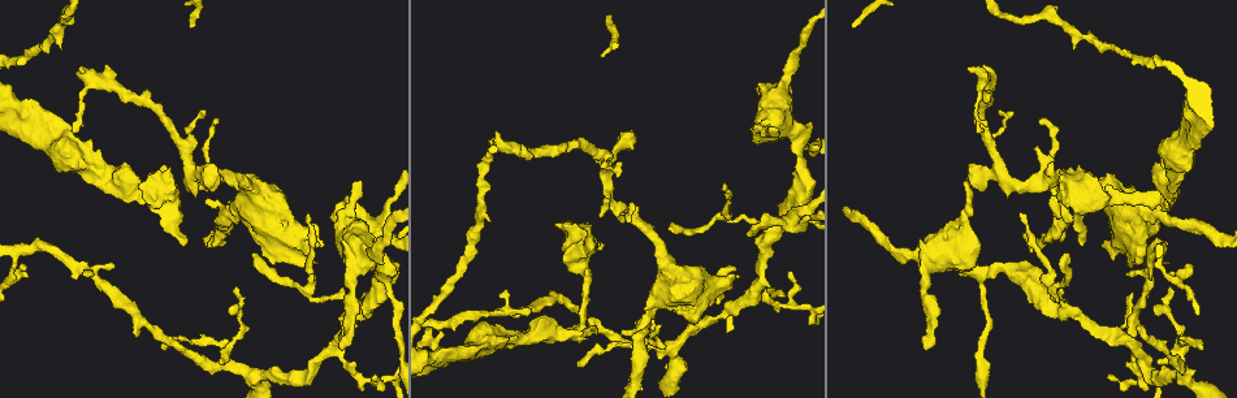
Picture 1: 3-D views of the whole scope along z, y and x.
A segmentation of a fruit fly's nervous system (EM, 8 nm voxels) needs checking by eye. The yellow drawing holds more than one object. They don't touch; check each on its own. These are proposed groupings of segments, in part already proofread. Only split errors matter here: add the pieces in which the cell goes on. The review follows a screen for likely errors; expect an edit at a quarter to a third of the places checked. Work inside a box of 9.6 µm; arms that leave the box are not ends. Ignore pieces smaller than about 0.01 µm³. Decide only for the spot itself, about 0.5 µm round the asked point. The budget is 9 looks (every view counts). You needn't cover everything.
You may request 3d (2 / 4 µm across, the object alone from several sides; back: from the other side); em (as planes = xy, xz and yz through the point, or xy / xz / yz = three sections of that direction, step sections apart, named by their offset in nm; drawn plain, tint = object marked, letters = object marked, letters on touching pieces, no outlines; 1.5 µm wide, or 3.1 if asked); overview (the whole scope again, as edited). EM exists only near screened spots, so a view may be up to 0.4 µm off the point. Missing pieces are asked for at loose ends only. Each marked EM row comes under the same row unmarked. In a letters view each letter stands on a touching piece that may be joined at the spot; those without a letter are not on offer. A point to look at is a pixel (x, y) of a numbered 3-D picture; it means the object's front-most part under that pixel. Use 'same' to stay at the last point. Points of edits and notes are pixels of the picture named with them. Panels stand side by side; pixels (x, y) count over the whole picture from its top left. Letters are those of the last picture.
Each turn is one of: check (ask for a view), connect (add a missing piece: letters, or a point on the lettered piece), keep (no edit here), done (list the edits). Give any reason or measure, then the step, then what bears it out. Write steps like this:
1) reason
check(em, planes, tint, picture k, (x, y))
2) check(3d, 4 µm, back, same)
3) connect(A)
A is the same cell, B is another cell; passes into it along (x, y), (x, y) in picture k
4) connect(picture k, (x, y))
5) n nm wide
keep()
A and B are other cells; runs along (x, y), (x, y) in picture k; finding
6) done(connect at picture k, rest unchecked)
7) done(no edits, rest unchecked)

an open end
check(3d, 2 µm, picture 1, (749, 233))

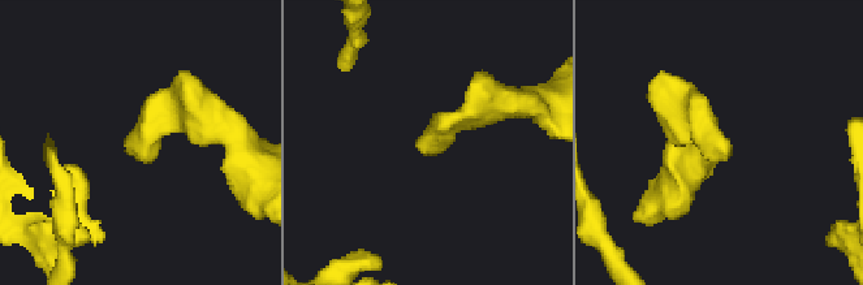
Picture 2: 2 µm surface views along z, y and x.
need the tissue
check(em, planes, letters, picture 2, (422, 153))

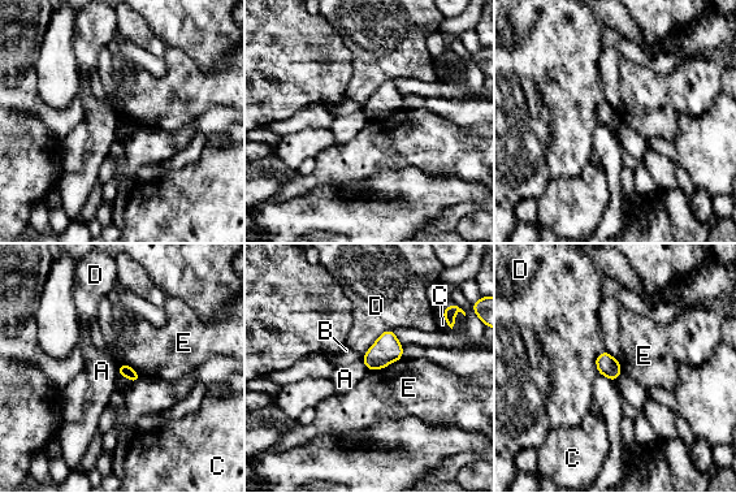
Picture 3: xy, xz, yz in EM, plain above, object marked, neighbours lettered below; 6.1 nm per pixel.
keep()
A, B, C, D and E are other cells; no lettered piece goes on from it

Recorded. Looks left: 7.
an open end
check(em, planes, letters, picture 1, (983, 188))

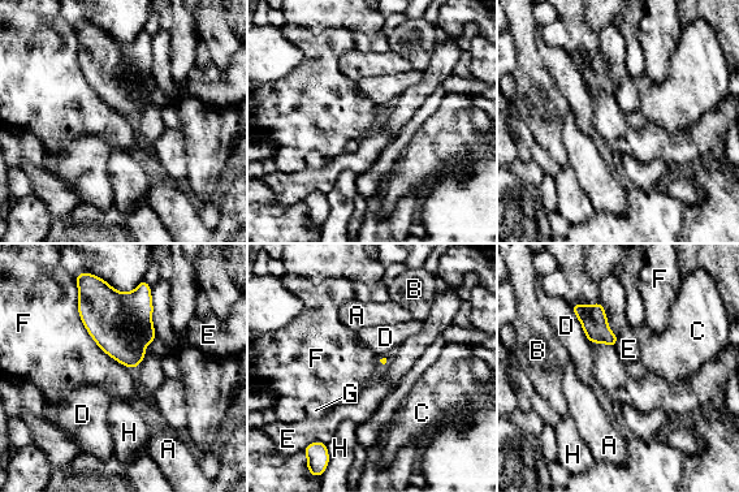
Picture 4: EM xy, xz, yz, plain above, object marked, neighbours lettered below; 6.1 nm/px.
keep()
A, B, C, D, E, F, G and H are other cells; none of them fits

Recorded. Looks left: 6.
thin end
check(3d, 2 µm, picture 1, (1187, 265))

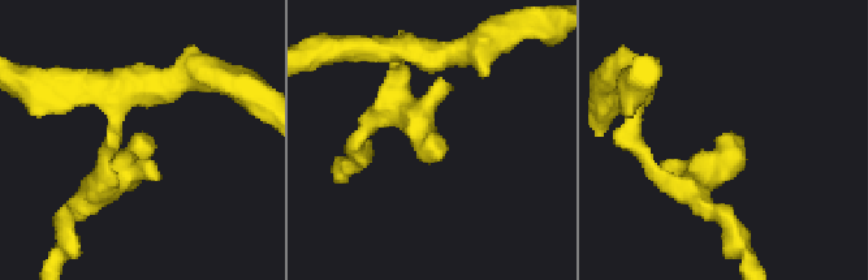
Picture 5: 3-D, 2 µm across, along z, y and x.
check(em, xz, step 8, tint, picture 5, (438, 148))

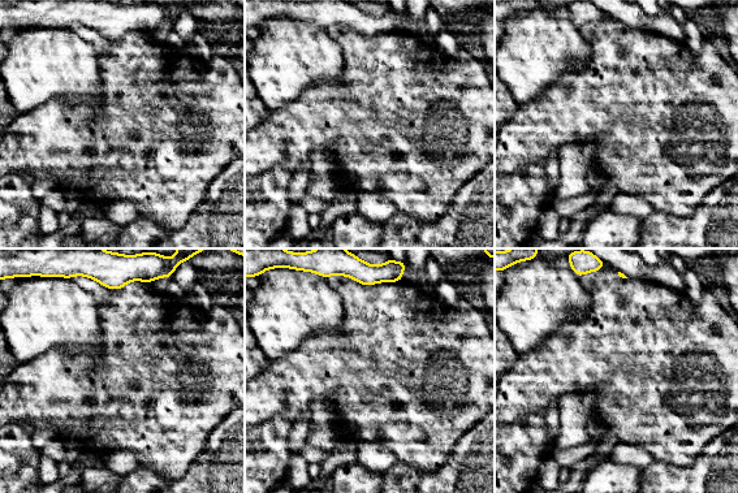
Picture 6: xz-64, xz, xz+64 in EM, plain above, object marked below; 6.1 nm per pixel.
check(em, planes, letters, same)

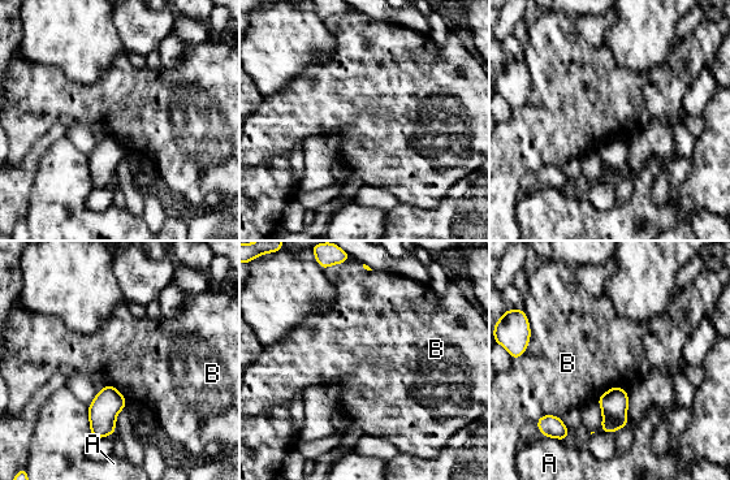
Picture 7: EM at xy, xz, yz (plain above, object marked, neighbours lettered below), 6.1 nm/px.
keep()
A and B are other cells; border along (560, 416), (541, 415), (535, 420) in picture 7; none of them fits

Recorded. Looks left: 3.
tapers out
check(3d, 4 µm, picture 1, (789, 272))

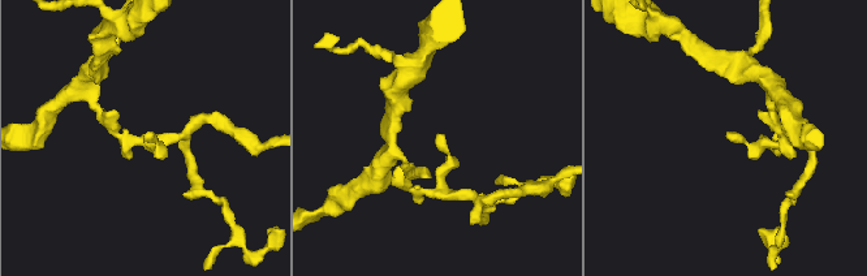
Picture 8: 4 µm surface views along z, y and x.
check(em, yz, step 4, letters, picture 8, (731, 139))

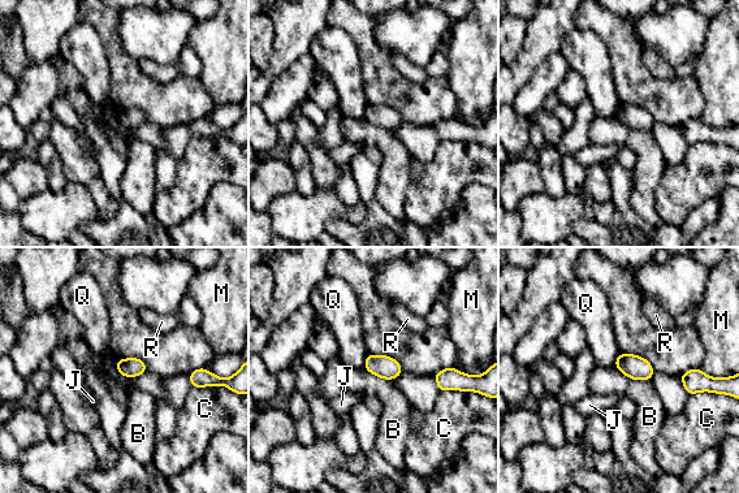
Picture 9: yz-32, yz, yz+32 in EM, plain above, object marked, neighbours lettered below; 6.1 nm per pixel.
keep()
B, C, J, M, Q and R are other cells; border along (630, 377), (649, 380) in picture 9; none of them fits

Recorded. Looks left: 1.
done(no edits, rest unchecked)

